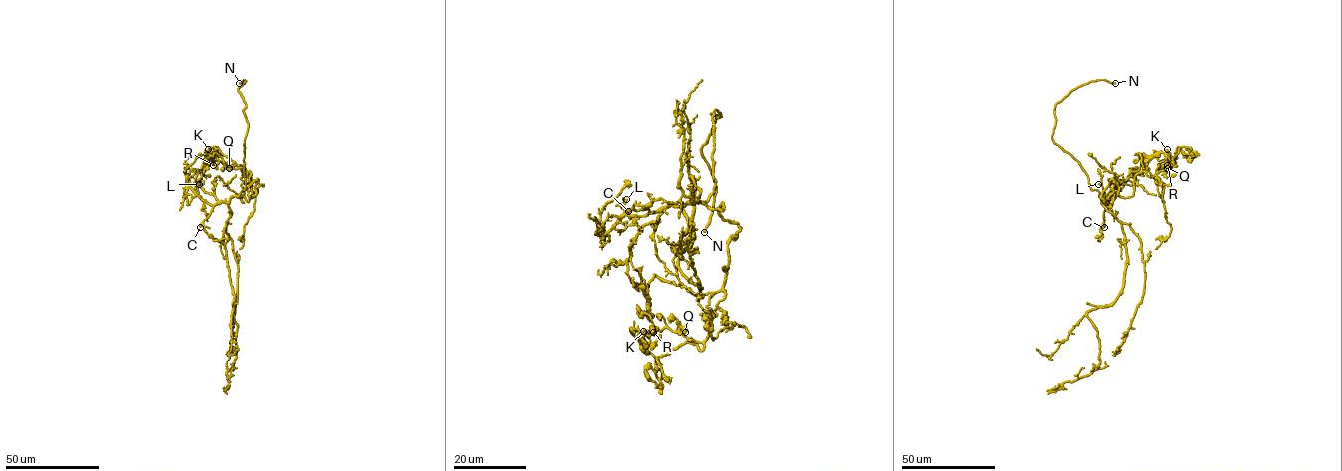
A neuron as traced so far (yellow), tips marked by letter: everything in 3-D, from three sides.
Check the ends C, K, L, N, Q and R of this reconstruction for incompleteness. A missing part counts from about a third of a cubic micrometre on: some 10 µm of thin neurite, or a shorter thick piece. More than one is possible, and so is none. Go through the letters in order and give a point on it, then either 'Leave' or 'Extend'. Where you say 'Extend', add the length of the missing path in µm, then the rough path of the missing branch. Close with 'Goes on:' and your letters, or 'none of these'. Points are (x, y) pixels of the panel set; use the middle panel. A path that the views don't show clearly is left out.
C: Place: (628, 211). Extend. Missing length about 50 µm
K: Place: (643, 331). Leave
L: Place: (626, 199). Extend. Missing length about 25 µm. Course of what is missing: (626, 199), (638, 190), (637, 184), (654, 154), (666, 140)
N: Place: (704, 232). Extend. Missing length about 20 µm
Q: Place: (685, 332). Leave
R: Place: (653, 332). Leave
Goes on: C, L, N

